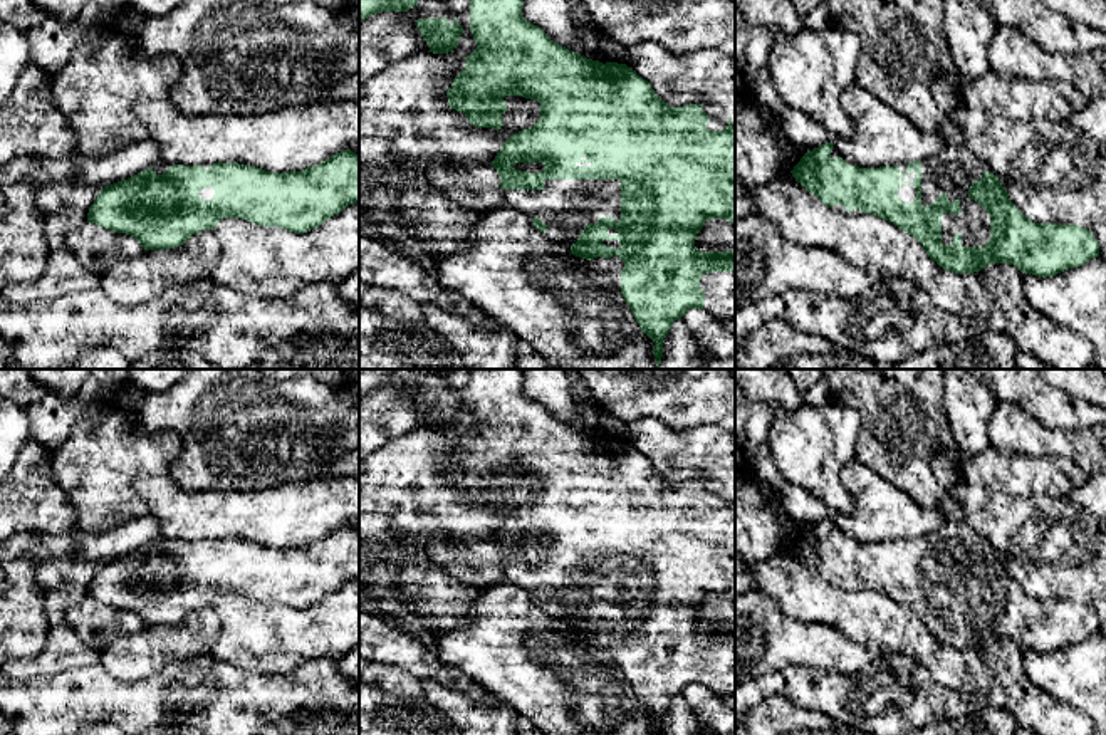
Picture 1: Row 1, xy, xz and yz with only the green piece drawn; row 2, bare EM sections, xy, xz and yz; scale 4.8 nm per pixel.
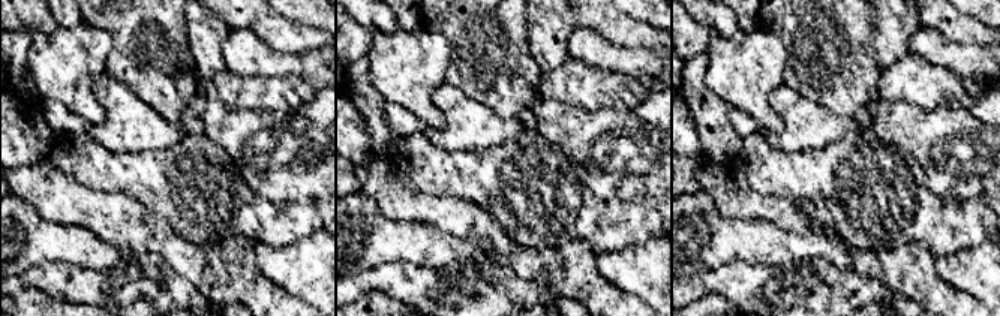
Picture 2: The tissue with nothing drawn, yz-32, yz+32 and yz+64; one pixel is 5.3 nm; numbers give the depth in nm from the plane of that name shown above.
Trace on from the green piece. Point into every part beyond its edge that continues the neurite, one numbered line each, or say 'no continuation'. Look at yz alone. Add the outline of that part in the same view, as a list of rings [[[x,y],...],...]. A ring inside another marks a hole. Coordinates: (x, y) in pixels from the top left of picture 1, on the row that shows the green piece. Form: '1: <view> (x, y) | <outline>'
1: yz (952, 170) | [[[942,144],[942,149],[921,161],[921,205],[931,205],[945,193],[948,203],[960,200],[958,215],[942,215],[942,243],[952,245],[953,235],[962,235],[963,247],[983,247],[990,238],[990,215],[968,198],[968,188],[990,166],[975,158],[963,144]]]

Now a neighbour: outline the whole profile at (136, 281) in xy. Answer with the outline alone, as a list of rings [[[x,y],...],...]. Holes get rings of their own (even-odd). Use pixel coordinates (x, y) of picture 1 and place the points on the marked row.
[[[215,230],[188,238],[181,247],[143,250],[116,260],[102,275],[102,294],[124,307],[144,305],[185,284],[210,277],[220,257]]]

